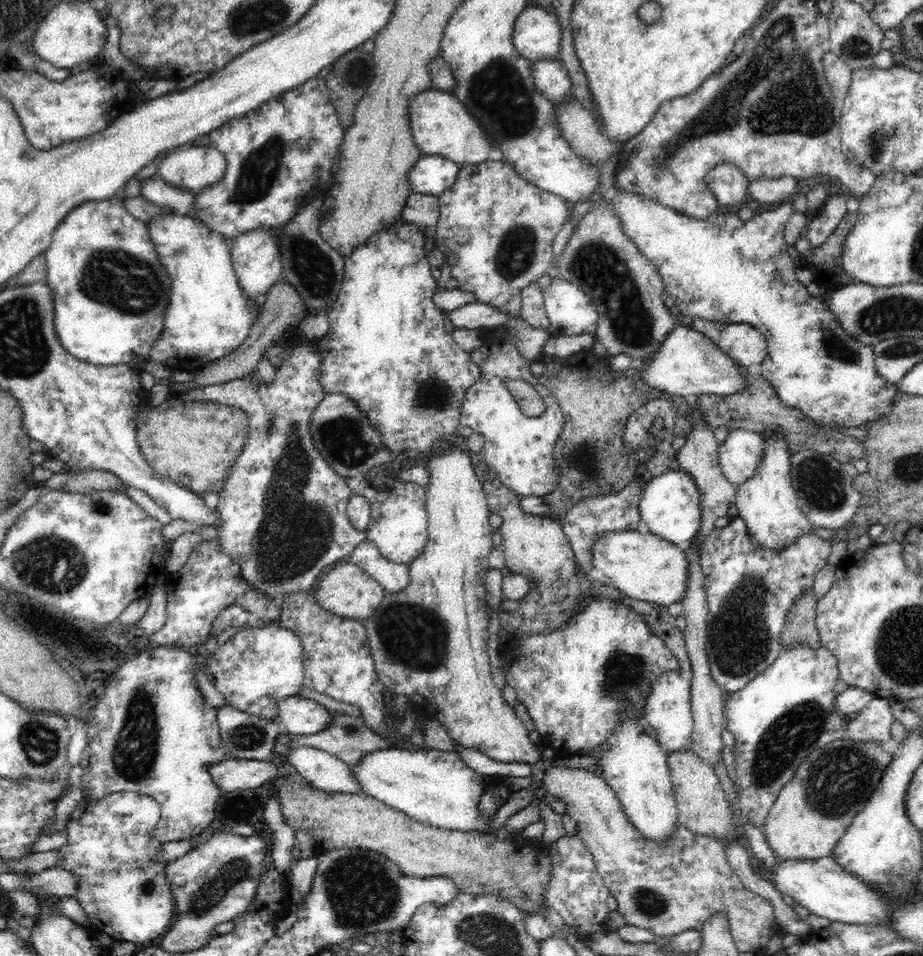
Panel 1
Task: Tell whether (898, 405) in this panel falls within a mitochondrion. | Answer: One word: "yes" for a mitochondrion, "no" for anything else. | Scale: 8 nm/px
no

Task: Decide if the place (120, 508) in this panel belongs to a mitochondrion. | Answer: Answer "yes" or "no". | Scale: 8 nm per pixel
no

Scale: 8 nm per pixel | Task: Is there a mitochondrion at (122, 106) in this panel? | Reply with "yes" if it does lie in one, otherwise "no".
no

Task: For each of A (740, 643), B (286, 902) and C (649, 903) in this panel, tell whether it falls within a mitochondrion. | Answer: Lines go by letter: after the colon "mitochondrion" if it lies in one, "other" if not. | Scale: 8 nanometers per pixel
A: mitochondrion
B: other
C: mitochondrion

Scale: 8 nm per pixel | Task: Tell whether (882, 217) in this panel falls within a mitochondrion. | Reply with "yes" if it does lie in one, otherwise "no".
no

